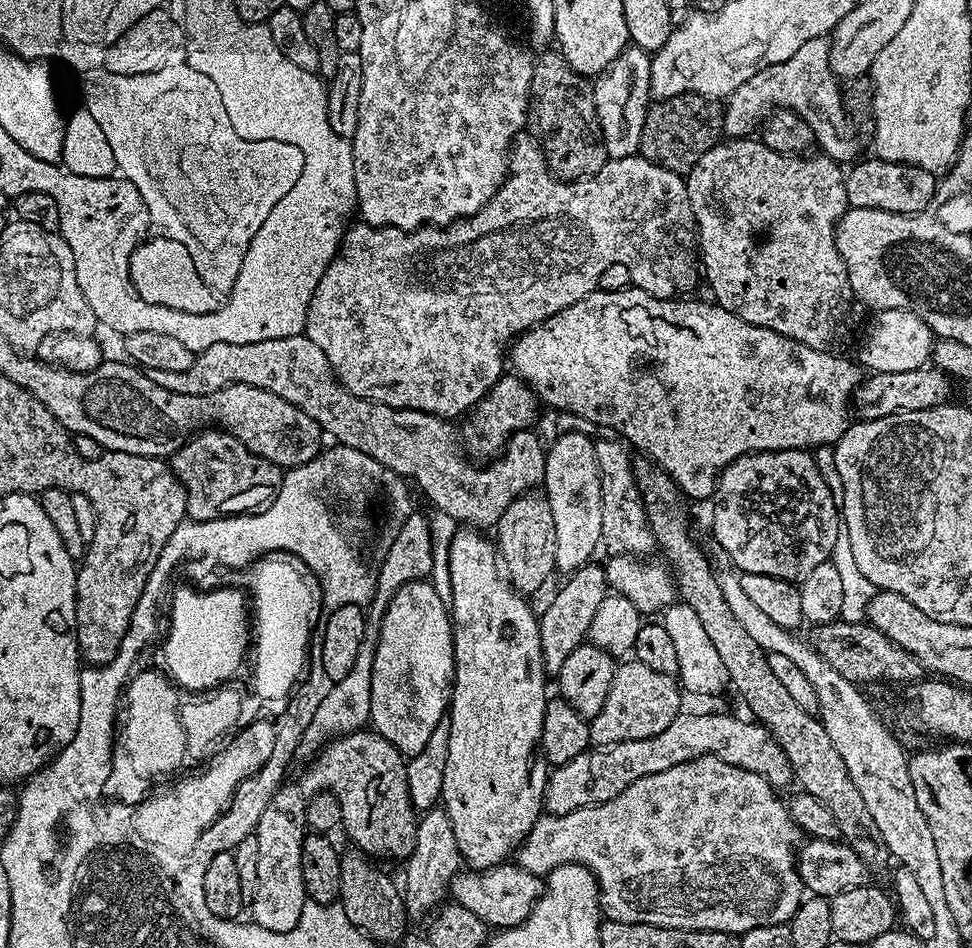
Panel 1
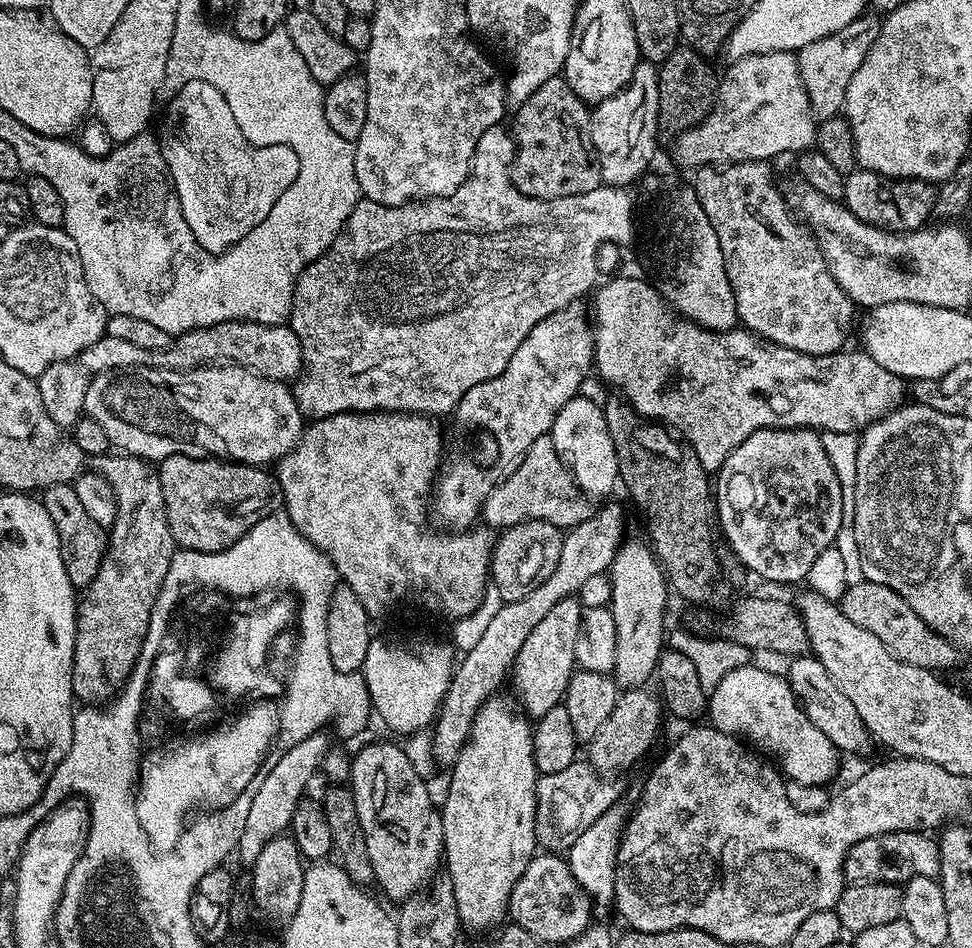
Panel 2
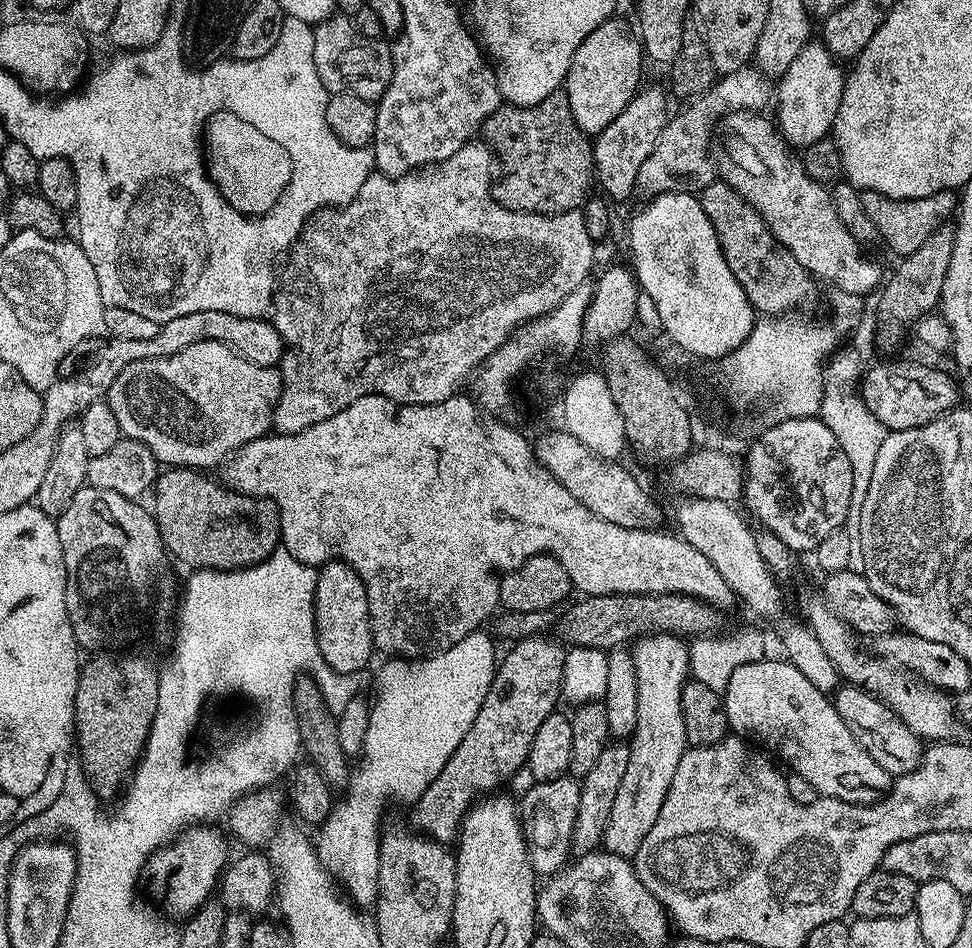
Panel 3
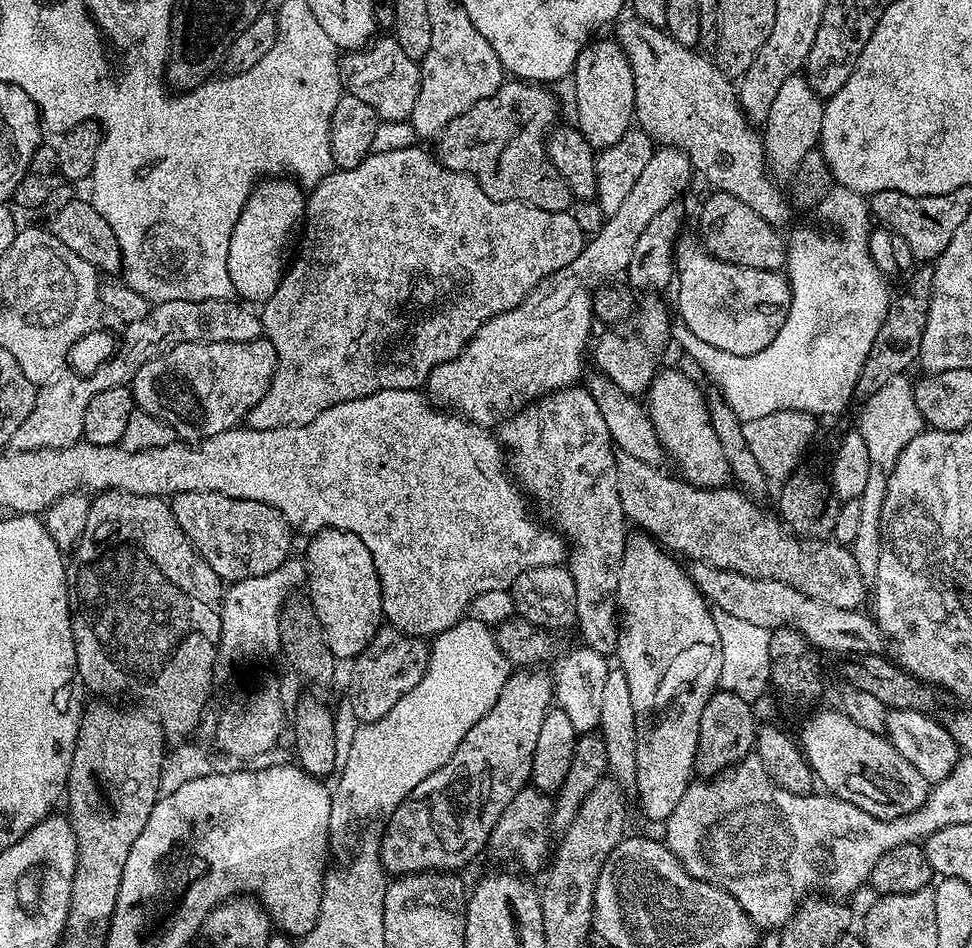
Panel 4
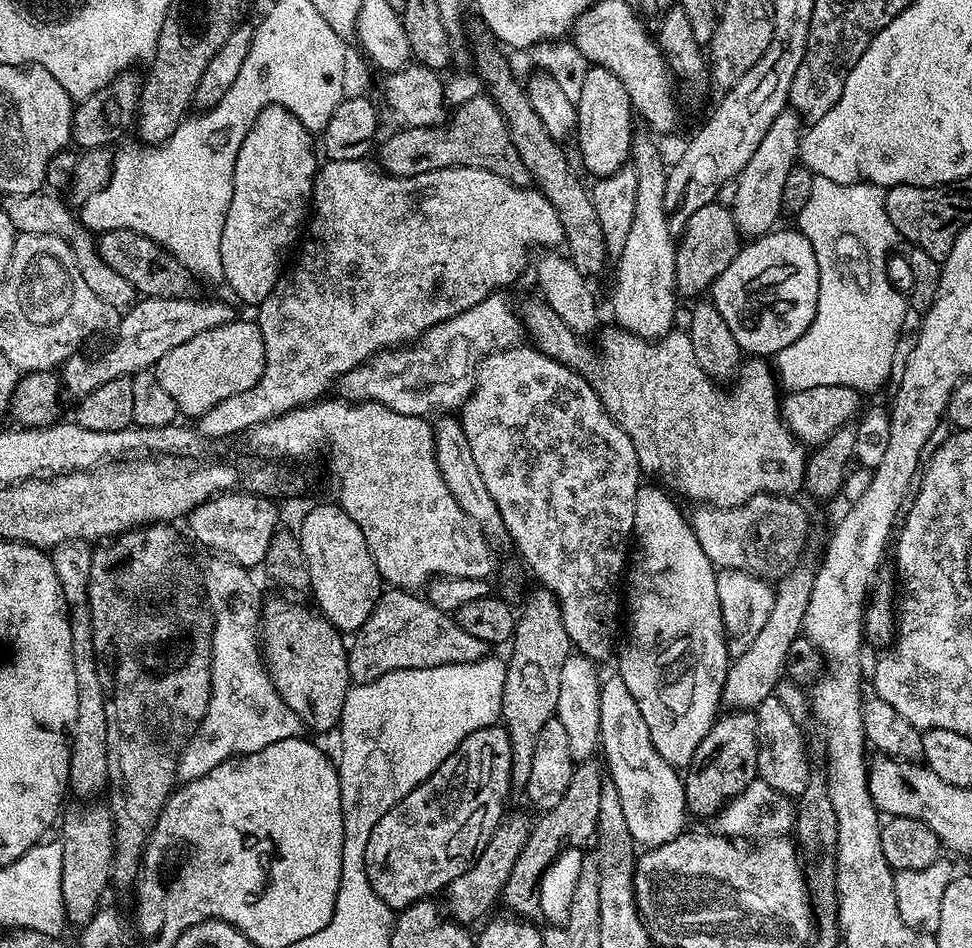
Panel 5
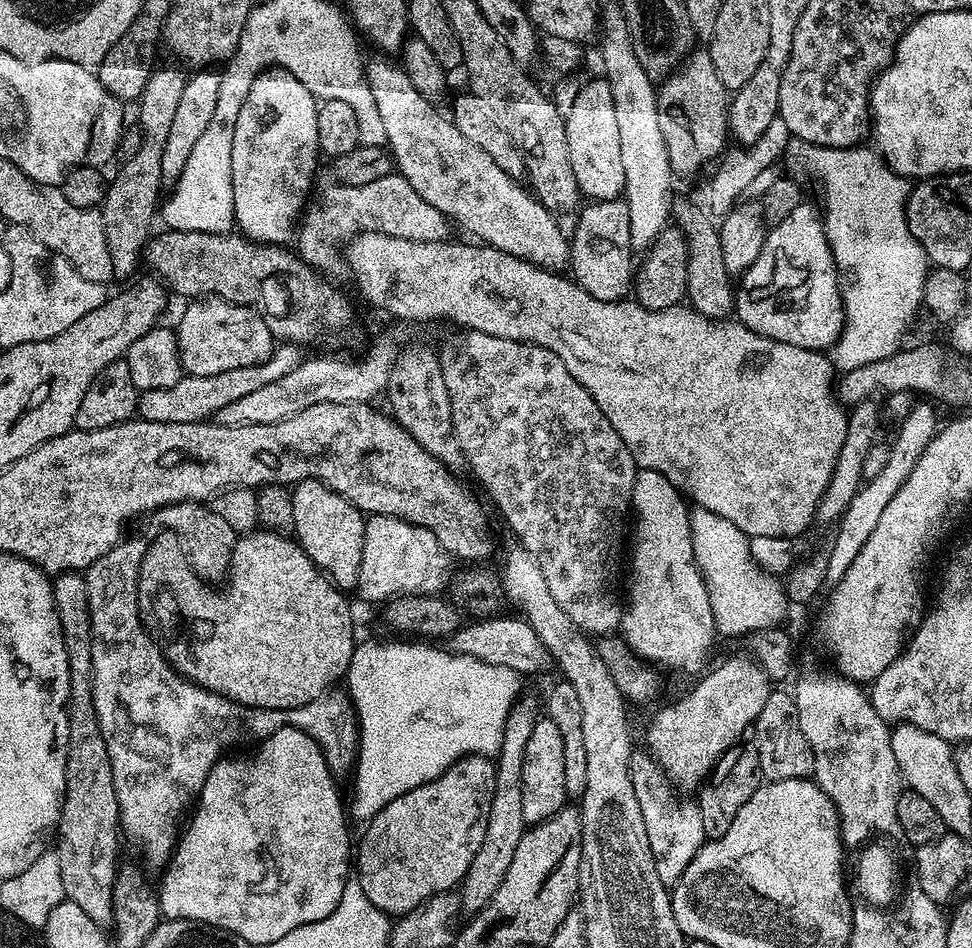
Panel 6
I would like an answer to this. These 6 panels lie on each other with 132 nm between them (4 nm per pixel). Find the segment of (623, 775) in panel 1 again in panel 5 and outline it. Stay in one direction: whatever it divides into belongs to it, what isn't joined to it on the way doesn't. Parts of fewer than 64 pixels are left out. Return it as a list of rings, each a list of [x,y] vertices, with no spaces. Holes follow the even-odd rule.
[[[511,816],[500,821],[486,850],[482,850],[480,857],[473,862],[472,868],[466,870],[466,874],[458,874],[458,878],[454,878],[454,882],[448,884],[446,912],[456,923],[472,926],[475,920],[483,921],[489,915],[487,912],[503,897],[506,878],[510,878],[510,870],[514,870],[514,862],[518,862],[518,854],[522,854],[522,846],[526,846],[530,827],[530,820],[526,817]]]

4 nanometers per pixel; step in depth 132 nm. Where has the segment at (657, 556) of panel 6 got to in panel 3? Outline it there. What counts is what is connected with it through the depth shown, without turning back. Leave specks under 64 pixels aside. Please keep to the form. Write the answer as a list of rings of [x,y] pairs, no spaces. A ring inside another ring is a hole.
[[[654,632],[639,637],[631,649],[631,654],[638,674],[638,722],[630,737],[630,762],[626,765],[622,786],[618,786],[614,807],[610,812],[610,822],[606,822],[602,841],[603,851],[629,858],[635,857],[636,851],[642,846],[642,838],[650,834],[650,826],[654,826],[658,810],[662,810],[662,802],[666,802],[674,770],[678,770],[678,762],[682,762],[684,749],[689,747],[686,722],[682,714],[682,692],[690,679],[689,645],[681,637],[671,636],[669,632]]]

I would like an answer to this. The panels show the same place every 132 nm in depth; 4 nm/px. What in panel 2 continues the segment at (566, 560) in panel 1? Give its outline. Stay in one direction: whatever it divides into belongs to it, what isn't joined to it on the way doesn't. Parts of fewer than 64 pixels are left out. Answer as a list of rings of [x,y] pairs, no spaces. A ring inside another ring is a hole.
[[[577,394],[573,400],[566,402],[566,406],[562,406],[562,410],[558,410],[558,418],[554,418],[550,435],[560,461],[571,472],[576,487],[585,496],[595,498],[611,494],[612,487],[617,487],[620,471],[618,458],[614,454],[614,442],[606,426],[604,409],[599,403],[587,400],[584,394]]]

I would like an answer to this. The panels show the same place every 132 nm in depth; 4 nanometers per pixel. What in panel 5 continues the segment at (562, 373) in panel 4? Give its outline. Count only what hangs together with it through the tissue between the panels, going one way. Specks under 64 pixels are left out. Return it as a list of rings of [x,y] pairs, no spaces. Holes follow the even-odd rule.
[[[497,290],[491,296],[487,296],[478,306],[474,306],[470,310],[466,310],[462,314],[458,314],[449,320],[438,322],[432,328],[428,328],[420,335],[420,339],[415,341],[411,346],[397,346],[391,350],[381,350],[372,357],[371,360],[366,360],[359,364],[354,370],[350,370],[344,376],[341,376],[338,381],[339,395],[349,402],[371,402],[374,404],[385,404],[390,410],[394,410],[398,414],[406,414],[407,416],[422,416],[425,418],[431,417],[431,412],[435,414],[452,414],[463,408],[468,397],[472,394],[472,389],[476,387],[476,369],[480,367],[480,361],[491,352],[498,352],[501,348],[510,348],[521,343],[520,332],[522,336],[522,320],[519,315],[512,313],[512,308],[508,305],[508,300],[504,297],[503,291]]]

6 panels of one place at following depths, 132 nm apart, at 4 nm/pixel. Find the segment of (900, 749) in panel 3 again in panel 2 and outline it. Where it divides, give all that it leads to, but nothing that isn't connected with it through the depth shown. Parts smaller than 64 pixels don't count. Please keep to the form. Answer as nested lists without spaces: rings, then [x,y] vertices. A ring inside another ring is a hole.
[[[805,654],[789,659],[787,664],[786,679],[792,688],[792,693],[800,701],[810,722],[814,722],[814,726],[818,726],[818,730],[822,730],[822,734],[826,734],[826,738],[830,738],[834,747],[839,748],[844,754],[864,752],[868,747],[873,747],[874,741],[868,735],[858,710],[854,708],[850,698],[846,698],[846,694],[842,694],[842,690],[838,690],[838,686],[834,686],[834,682],[826,674],[826,666],[822,666],[820,660],[811,654]]]

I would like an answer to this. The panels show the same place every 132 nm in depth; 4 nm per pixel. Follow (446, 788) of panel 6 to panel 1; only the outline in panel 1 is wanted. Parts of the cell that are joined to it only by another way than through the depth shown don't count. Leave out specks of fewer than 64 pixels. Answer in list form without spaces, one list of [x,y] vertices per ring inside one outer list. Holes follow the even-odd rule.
[[[589,562],[582,565],[565,580],[568,581],[553,594],[552,601],[544,608],[544,613],[541,611],[538,616],[544,671],[548,674],[560,673],[562,662],[566,662],[566,658],[570,658],[570,653],[579,644],[585,643],[590,630],[590,621],[594,619],[594,610],[598,610],[602,598],[606,598],[610,594],[604,565],[600,562]]]

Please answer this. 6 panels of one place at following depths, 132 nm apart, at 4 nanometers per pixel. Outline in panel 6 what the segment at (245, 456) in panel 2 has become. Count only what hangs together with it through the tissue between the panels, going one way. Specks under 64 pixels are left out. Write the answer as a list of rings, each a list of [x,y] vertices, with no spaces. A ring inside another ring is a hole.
[[[205,296],[191,301],[192,304],[180,316],[180,325],[175,325],[176,341],[180,347],[180,367],[189,376],[222,374],[222,370],[234,370],[242,366],[264,364],[274,351],[274,337],[268,328],[267,319],[255,307],[246,304],[231,304],[221,296]]]

